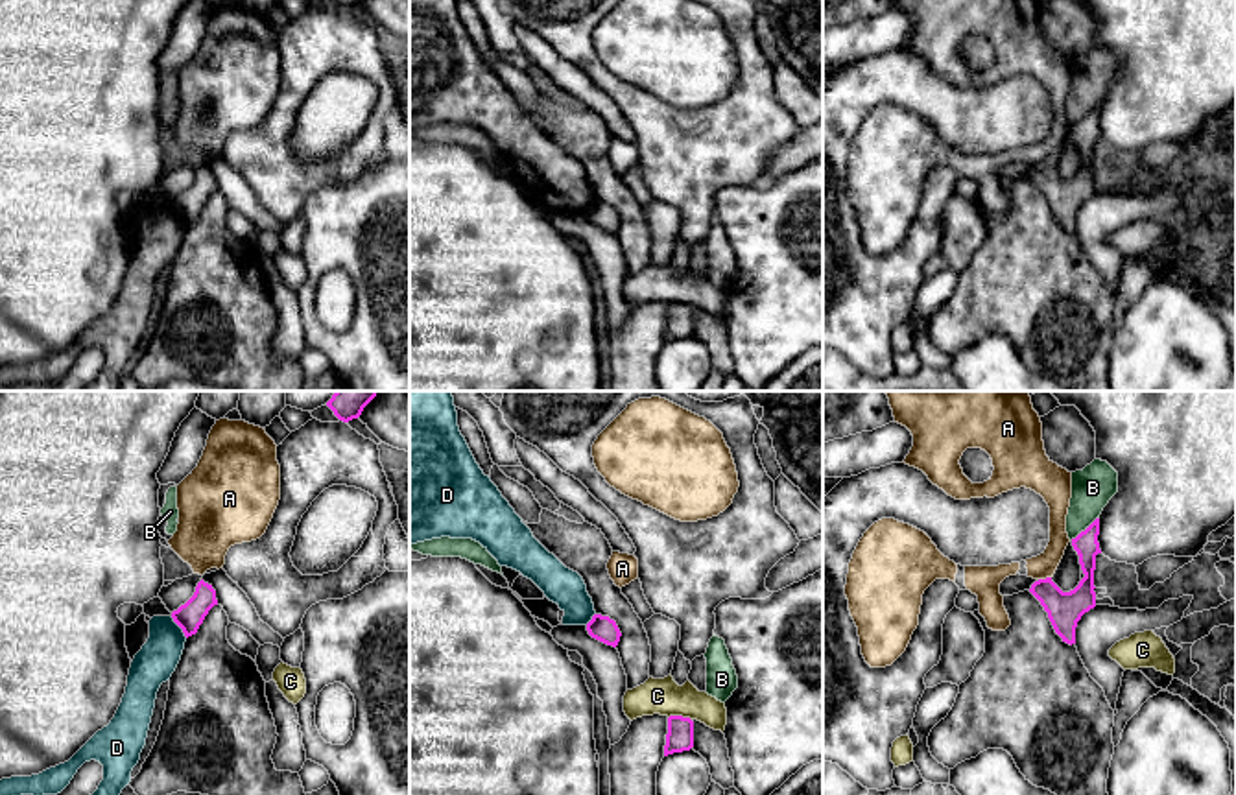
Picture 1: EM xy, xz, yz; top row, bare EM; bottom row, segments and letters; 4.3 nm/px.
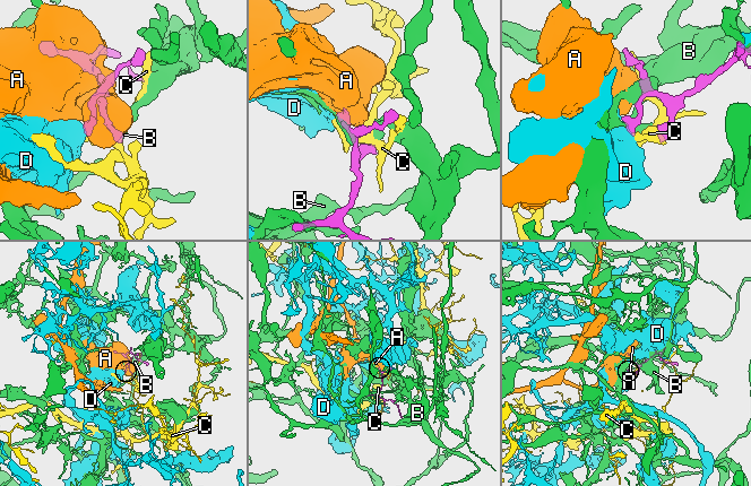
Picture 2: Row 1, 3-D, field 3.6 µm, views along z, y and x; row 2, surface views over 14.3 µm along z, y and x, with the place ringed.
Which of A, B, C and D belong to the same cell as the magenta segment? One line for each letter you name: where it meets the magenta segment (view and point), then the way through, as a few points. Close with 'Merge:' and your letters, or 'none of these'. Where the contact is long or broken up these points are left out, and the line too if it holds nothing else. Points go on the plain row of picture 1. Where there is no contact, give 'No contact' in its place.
Merge: none of these

